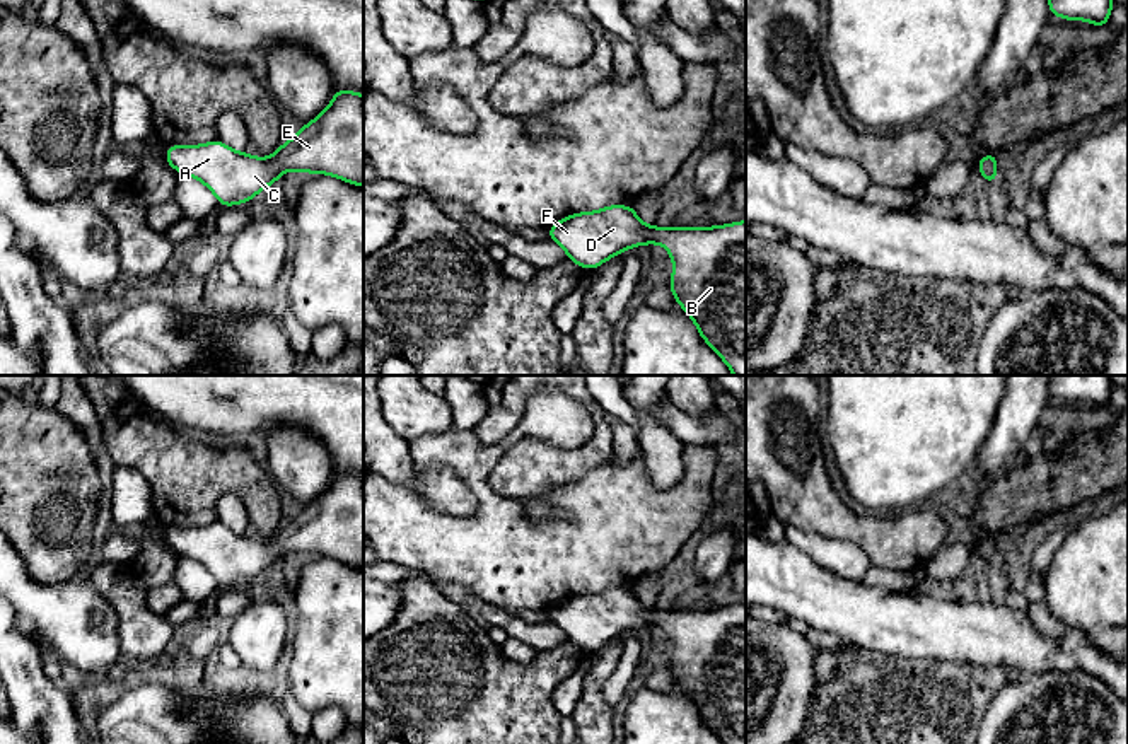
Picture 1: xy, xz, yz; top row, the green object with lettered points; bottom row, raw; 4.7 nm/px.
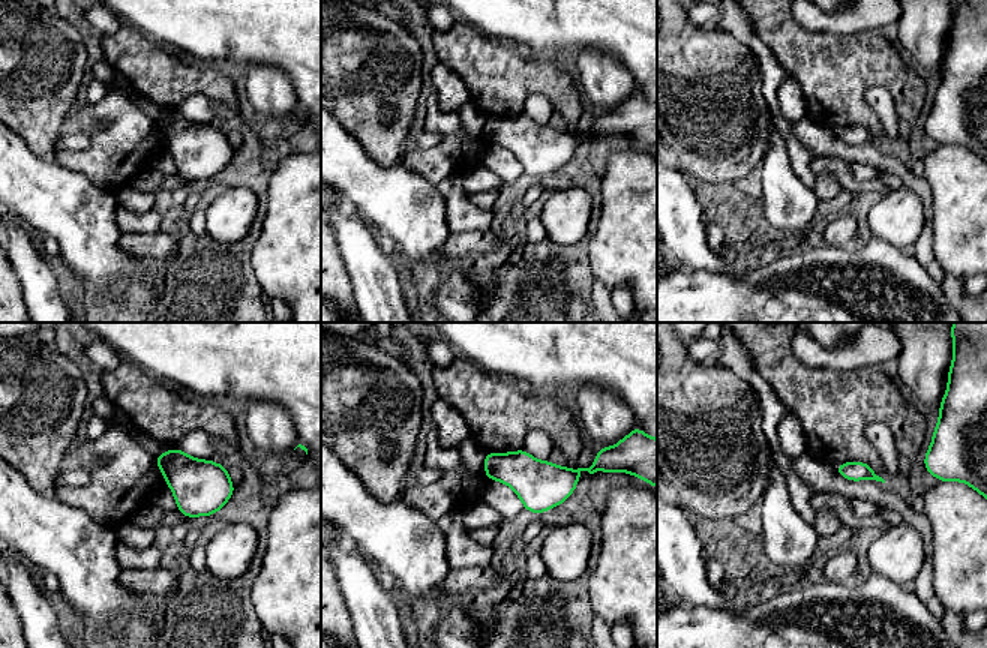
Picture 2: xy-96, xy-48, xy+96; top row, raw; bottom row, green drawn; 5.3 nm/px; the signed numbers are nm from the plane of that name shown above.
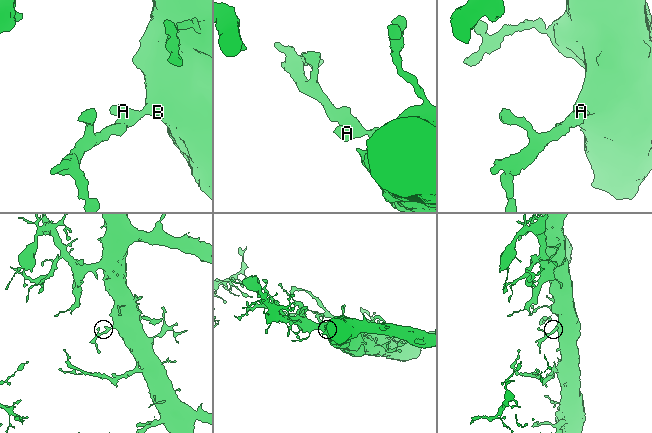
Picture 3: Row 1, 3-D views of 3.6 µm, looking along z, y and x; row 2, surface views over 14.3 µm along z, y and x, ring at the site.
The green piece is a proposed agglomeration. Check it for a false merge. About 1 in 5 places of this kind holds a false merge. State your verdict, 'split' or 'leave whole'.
leave whole

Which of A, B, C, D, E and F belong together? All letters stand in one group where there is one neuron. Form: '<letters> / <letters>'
A B C D E F

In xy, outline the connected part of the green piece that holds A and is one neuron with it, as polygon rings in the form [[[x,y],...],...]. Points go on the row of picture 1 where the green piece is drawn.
[[[334,87],[331,104],[271,157],[253,157],[213,140],[171,145],[166,162],[201,181],[220,206],[249,203],[288,171],[328,174],[363,188],[363,96]]]

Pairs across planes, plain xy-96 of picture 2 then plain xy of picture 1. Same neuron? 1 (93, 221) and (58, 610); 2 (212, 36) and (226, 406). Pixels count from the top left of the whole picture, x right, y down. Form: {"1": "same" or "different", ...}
{"1": "same", "2": "same"}

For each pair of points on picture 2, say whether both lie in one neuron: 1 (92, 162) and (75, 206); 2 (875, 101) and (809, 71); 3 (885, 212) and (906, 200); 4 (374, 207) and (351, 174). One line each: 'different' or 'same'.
1: different
2: different
3: same
4: same

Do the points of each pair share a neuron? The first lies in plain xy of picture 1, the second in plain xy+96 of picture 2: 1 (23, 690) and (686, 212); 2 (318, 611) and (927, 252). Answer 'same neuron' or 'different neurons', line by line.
1: same neuron
2: different neurons

